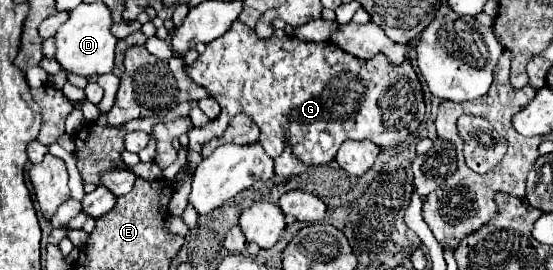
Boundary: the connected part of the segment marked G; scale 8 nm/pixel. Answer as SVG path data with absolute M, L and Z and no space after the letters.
M235 20L233 26L221 38L207 44L205 52L197 58L197 62L193 66L187 66L187 74L197 84L209 90L209 96L219 102L221 114L207 126L189 130L187 164L177 174L175 188L181 188L203 160L203 144L213 138L219 138L227 130L231 118L239 112L251 116L253 122L261 128L259 144L271 158L277 158L289 144L295 158L299 158L307 166L321 166L333 162L339 146L345 140L371 140L381 148L399 146L407 138L407 134L415 132L425 120L423 86L411 64L411 58L405 58L399 66L391 66L391 62L387 62L383 54L363 60L355 58L353 54L347 54L345 50L339 50L339 46L331 42L303 42L295 36L271 36L263 40L255 34L253 28L241 24L239 20Z

